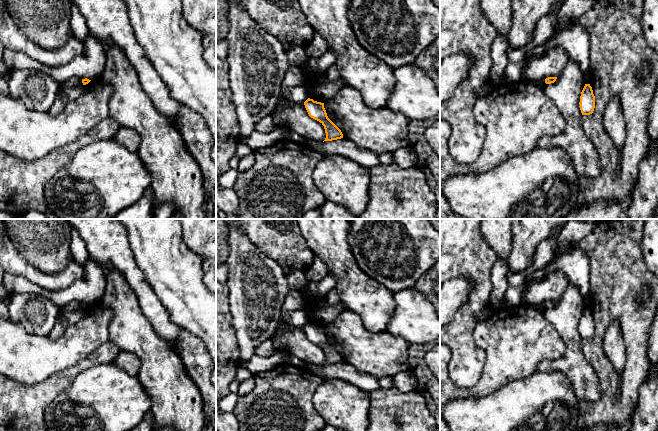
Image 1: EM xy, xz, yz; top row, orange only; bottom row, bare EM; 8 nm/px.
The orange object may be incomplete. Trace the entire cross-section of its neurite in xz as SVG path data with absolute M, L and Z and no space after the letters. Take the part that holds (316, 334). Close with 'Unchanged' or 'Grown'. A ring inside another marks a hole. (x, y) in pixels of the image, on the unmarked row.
M308 322L304 326L309 340L319 345L325 353L326 362L324 365L332 365L343 362L341 354L328 342L324 327Z. Unchanged

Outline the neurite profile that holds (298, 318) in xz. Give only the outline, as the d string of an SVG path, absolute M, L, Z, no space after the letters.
M304 310L289 312L282 317L282 320L292 327L304 327L308 323L308 318Z

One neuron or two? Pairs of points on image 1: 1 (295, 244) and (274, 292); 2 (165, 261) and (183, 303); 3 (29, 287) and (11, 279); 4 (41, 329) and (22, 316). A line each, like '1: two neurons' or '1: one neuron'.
1: two neurons
2: one neuron
3: one neuron
4: one neuron

